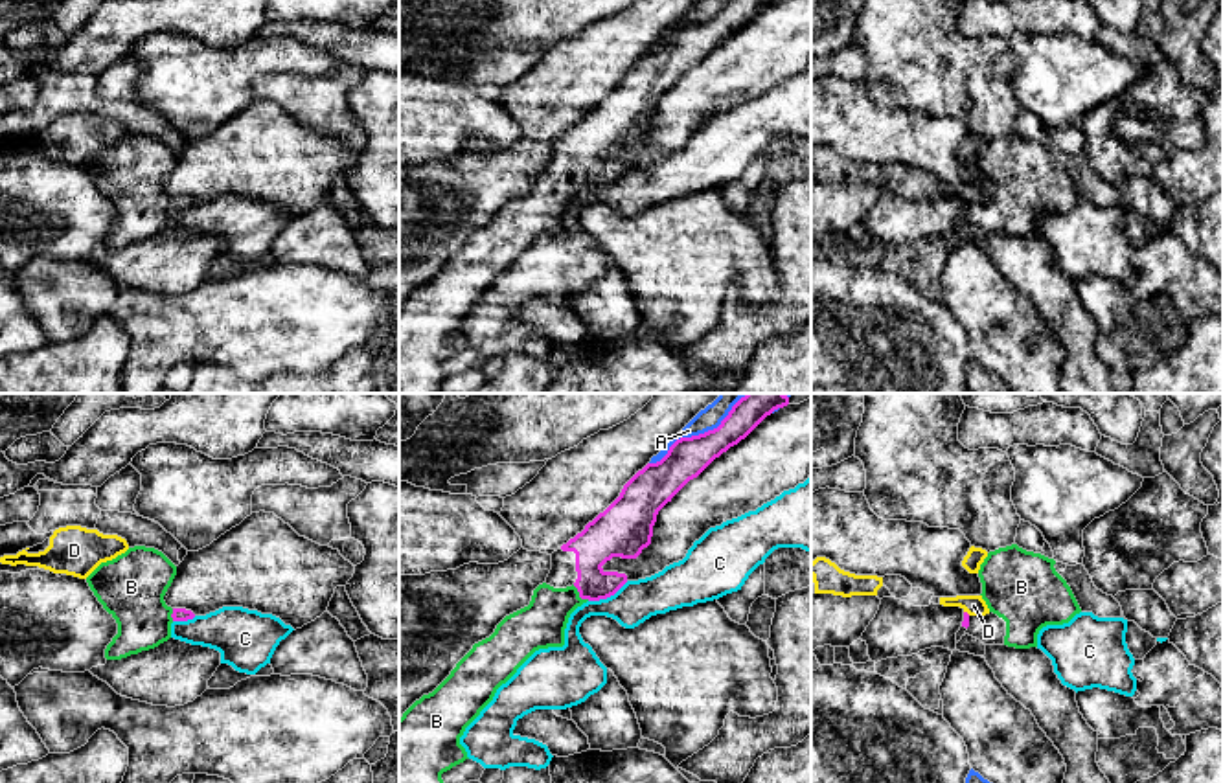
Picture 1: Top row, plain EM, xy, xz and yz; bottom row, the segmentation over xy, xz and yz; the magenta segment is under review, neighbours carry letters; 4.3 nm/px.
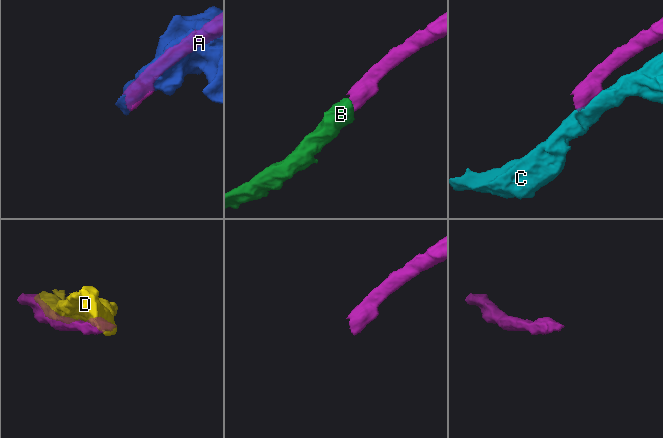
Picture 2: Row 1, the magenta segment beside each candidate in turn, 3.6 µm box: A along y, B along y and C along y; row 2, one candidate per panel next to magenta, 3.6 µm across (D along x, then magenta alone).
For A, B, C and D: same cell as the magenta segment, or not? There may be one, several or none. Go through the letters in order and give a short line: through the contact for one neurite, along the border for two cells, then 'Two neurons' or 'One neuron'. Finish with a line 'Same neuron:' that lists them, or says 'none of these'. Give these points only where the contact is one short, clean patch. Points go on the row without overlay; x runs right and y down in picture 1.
A: Two neurons
B: Line: xz (598, 131), (580, 184), (565, 188), (539, 214). One neuron
C: Line: xz (628, 170), (613, 182), (589, 190). Two neurons
D: Two neurons
Same neuron: B

